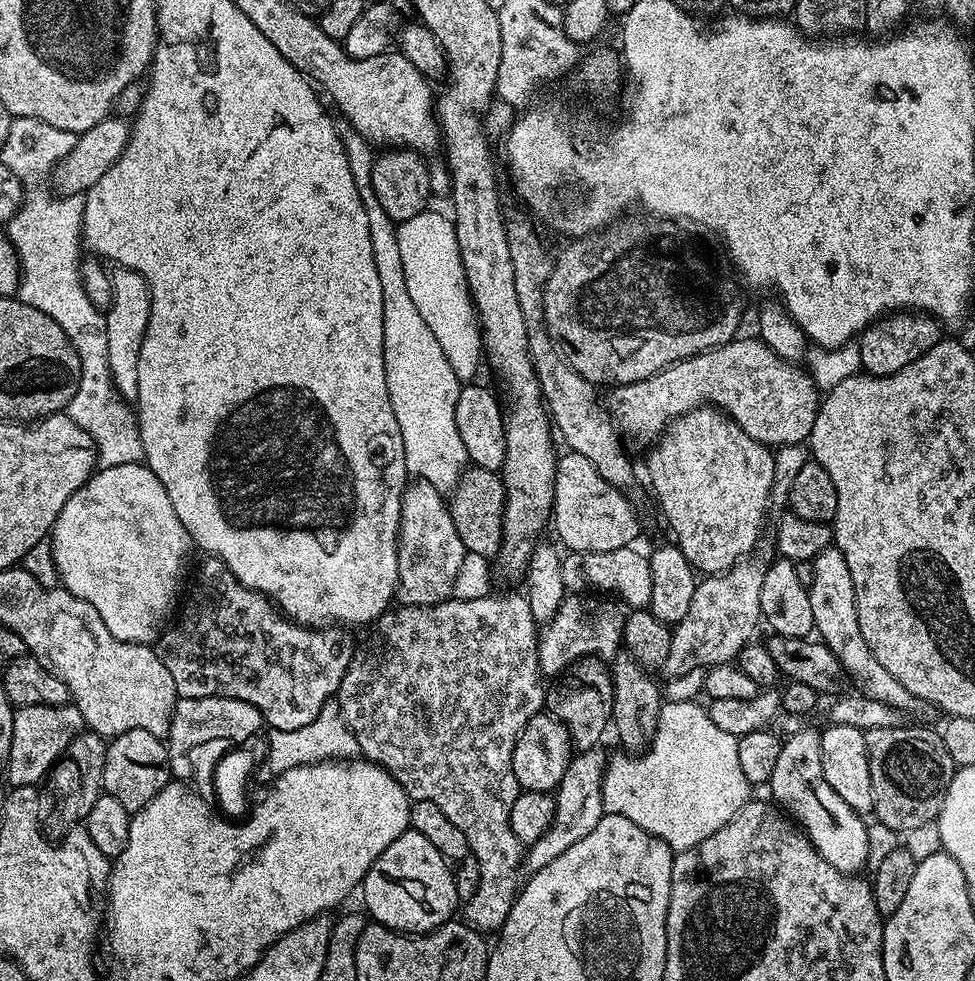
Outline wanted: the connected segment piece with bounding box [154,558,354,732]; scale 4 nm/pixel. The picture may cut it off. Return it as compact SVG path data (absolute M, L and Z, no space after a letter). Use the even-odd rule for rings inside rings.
M215 558L205 561L188 596L188 605L181 610L180 617L179 612L175 617L176 625L174 620L171 626L165 627L154 645L158 658L162 658L162 666L166 666L174 678L177 697L225 696L250 702L250 706L260 711L261 721L278 732L310 726L310 722L318 718L322 706L339 693L354 651L352 636L348 633L351 631L340 626L317 630L289 620L267 596L238 582L223 562Z

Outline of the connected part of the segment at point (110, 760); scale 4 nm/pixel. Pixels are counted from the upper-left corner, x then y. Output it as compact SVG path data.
M126 730L126 734L111 737L107 745L103 791L122 802L128 812L135 814L173 779L168 745L161 737L150 734L150 730Z

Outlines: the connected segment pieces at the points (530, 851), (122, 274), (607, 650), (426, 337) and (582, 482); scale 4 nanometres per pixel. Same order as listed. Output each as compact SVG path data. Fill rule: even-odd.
M597 746L575 753L571 762L555 789L555 821L547 828L546 834L538 842L529 845L525 851L524 866L529 873L537 872L555 858L564 854L575 842L580 842L598 826L598 822L606 814L602 786L604 785L604 772L608 768L609 753L603 752L603 747Z
M113 265L109 271L112 297L107 305L107 341L112 381L120 395L127 400L134 400L138 392L138 358L141 356L142 338L149 324L152 309L152 293L144 276L129 267Z
M580 594L565 595L556 613L539 629L540 671L545 677L551 678L564 671L567 673L577 662L589 657L611 661L621 651L625 605L615 598L601 598L596 594L576 595Z
M344 126L339 129L340 139L344 141L344 149L348 152L348 161L354 174L354 182L358 186L358 194L362 198L362 206L366 206L366 218L370 222L370 238L374 246L374 262L378 266L378 278L382 278L382 302L384 303L384 365L386 366L386 386L390 390L390 402L394 406L394 416L398 418L398 426L402 430L402 440L406 450L406 466L413 477L430 482L430 486L441 490L455 489L469 467L470 459L466 446L462 442L460 427L456 421L456 407L462 381L456 376L454 366L450 366L450 358L446 358L446 350L434 336L434 330L426 324L426 318L418 312L414 298L410 298L410 290L406 288L406 278L402 270L402 258L398 254L397 225L382 210L382 202L378 202L378 194L374 194L374 174L372 162L374 148L355 128Z
M571 450L565 451L556 461L556 485L554 485L554 498L552 499L552 520L556 532L560 535L559 543L565 549L573 552L613 552L619 548L635 545L636 535L640 532L640 520L627 500L625 493L615 488L602 478L602 474L594 468L590 458L582 458L582 454Z

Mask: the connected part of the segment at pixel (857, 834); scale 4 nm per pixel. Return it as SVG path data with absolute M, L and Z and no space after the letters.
M805 726L800 732L787 737L782 743L782 754L778 754L778 762L774 766L774 774L770 781L772 788L771 799L799 827L805 836L811 840L812 845L840 872L849 874L859 873L860 867L868 860L868 828L864 825L865 817L861 813L855 812L850 805L838 796L836 791L826 782L822 774L822 746L820 745L820 732L812 729L811 726Z

